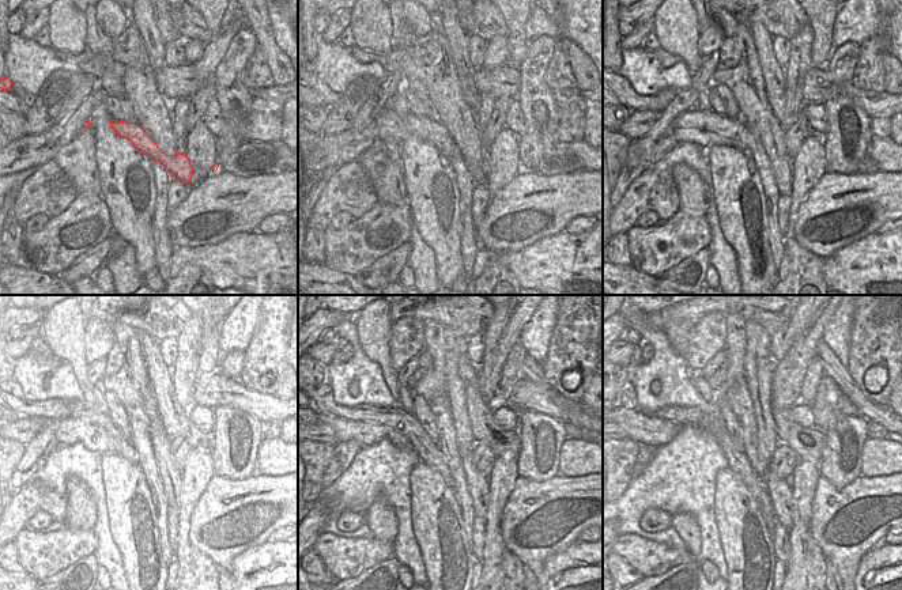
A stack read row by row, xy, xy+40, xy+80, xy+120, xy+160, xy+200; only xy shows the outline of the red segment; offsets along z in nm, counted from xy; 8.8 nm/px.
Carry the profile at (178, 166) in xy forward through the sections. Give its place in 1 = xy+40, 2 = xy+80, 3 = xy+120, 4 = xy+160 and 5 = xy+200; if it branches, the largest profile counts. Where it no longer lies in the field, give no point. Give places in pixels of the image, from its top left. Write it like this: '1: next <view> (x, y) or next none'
1: next xy+40 (389, 123)
2: next xy+80 (705, 129)
3: next xy+120 (76, 423)
4: next xy+160 (366, 424)
5: next xy+200 (657, 428)

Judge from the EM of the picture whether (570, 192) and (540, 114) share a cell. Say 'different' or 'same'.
different

